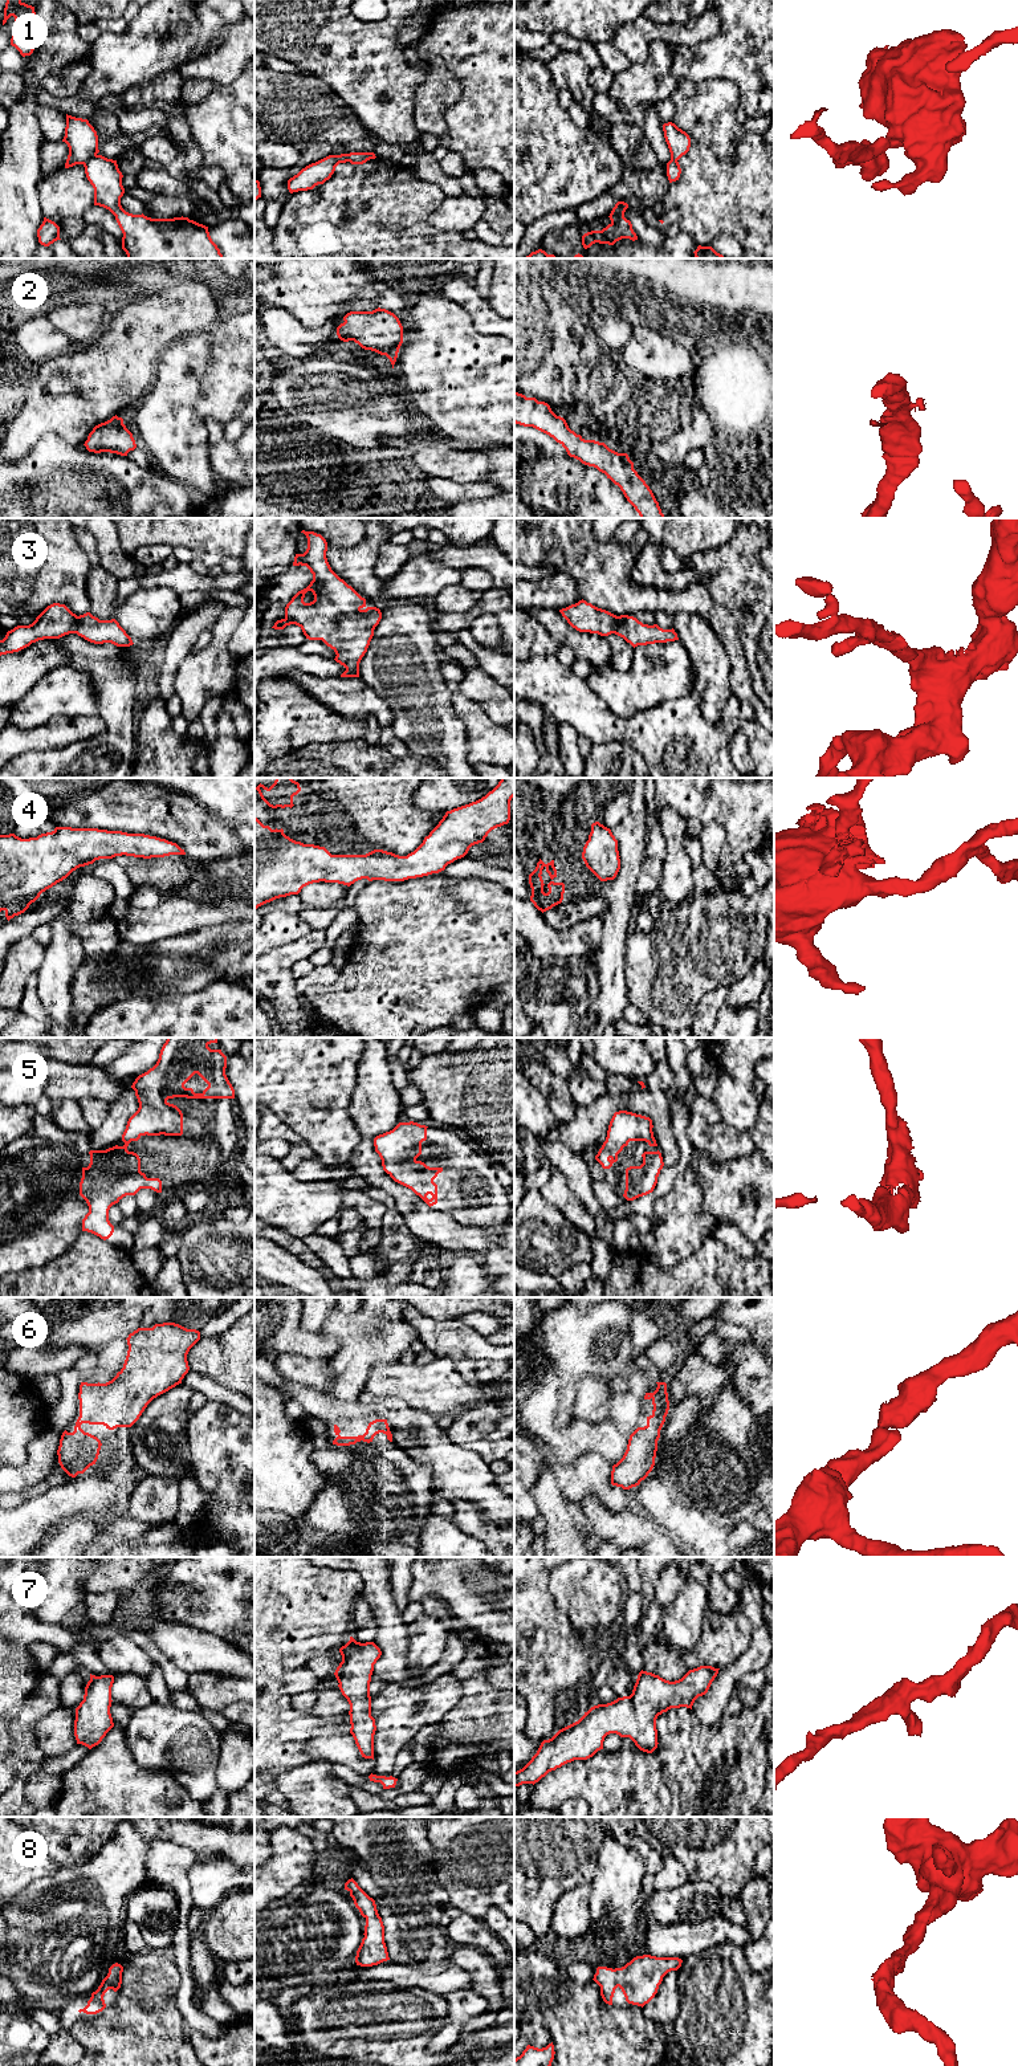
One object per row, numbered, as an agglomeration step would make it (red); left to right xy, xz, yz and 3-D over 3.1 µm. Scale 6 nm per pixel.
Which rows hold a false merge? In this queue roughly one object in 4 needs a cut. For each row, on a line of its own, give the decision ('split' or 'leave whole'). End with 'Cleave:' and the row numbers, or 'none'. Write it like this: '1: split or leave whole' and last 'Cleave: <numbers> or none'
1: split
2: leave whole
3: leave whole
4: leave whole
5: leave whole
6: leave whole
7: leave whole
8: leave whole
Cleave: 1

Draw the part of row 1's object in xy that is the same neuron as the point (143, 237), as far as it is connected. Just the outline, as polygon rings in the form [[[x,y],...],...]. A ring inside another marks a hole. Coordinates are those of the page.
[[[95,155],[84,167],[94,188],[94,205],[115,216],[127,258],[224,258],[203,224],[183,216],[151,219],[126,212],[121,205],[125,188],[117,160]]]

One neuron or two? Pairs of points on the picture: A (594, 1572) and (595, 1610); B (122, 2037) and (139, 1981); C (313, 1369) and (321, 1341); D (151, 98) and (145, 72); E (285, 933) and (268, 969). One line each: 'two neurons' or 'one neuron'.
A: one neuron
B: one neuron
C: two neurons
D: two neurons
E: two neurons

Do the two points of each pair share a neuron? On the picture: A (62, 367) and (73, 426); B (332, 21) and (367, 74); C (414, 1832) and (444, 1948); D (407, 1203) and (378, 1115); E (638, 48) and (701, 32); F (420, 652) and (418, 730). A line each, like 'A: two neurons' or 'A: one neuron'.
A: one neuron
B: one neuron
C: one neuron
D: one neuron
E: one neuron
F: one neuron

